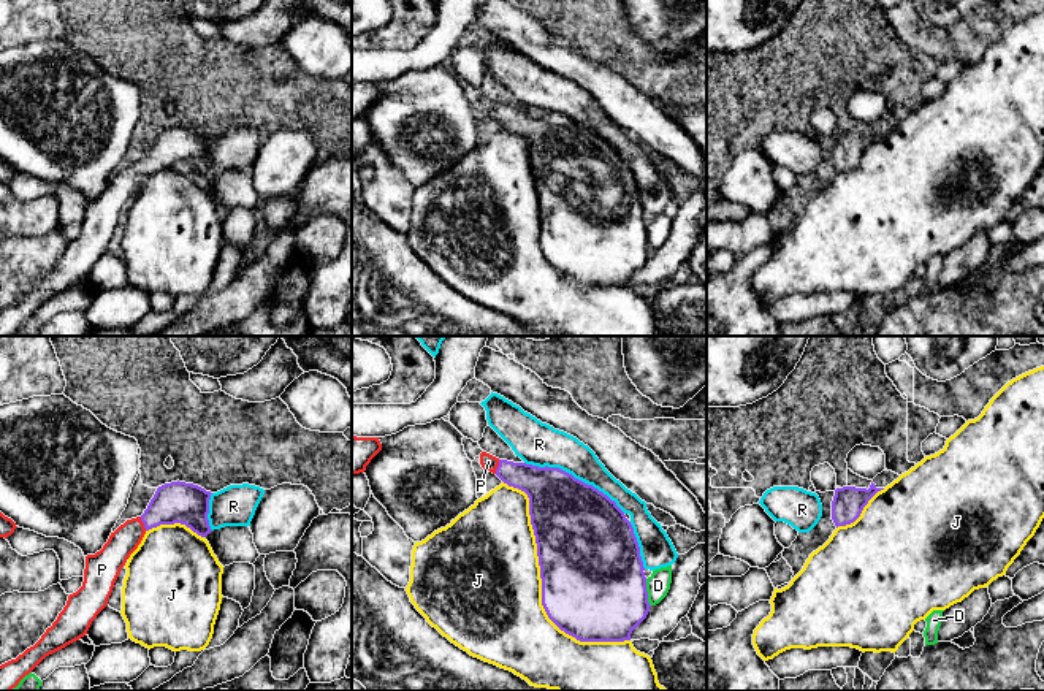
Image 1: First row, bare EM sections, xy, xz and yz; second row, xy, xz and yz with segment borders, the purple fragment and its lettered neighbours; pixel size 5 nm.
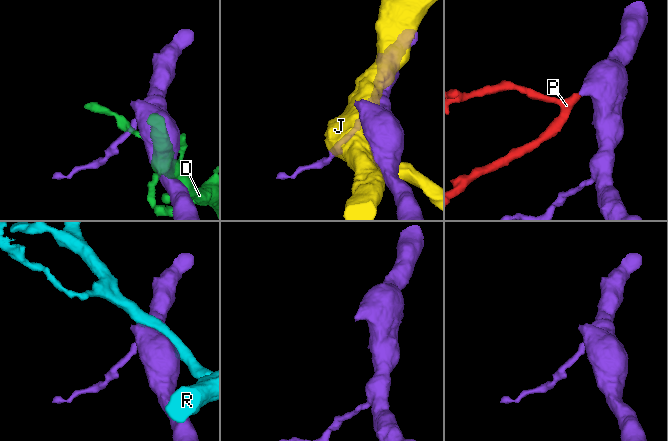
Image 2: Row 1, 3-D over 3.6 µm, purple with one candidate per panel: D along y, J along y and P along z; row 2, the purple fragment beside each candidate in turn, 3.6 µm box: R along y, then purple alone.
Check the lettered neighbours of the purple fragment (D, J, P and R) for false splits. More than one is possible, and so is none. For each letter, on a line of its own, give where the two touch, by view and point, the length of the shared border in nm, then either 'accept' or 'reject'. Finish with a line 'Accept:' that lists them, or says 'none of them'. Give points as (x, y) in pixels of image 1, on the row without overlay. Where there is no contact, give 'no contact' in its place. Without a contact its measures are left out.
D: contact xz (647, 238); length 150 nm; reject
J: contact xz (542, 230); length 1050 nm; reject
P: contact xy (143, 167); length 80 nm; accept
R: contact xz (574, 122); length 550 nm; reject
Accept: P

